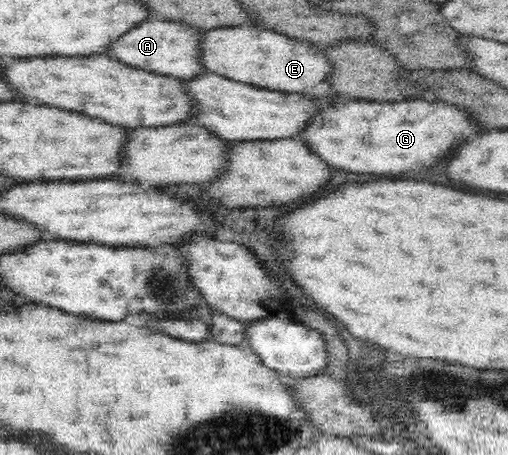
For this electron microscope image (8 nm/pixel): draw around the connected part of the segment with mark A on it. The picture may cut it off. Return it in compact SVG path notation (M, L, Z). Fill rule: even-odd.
M155 18L144 20L139 26L128 31L128 35L122 35L116 43L112 43L106 53L122 63L146 71L191 80L210 72L203 65L202 42L204 42L204 31L199 27L183 21L160 21Z

